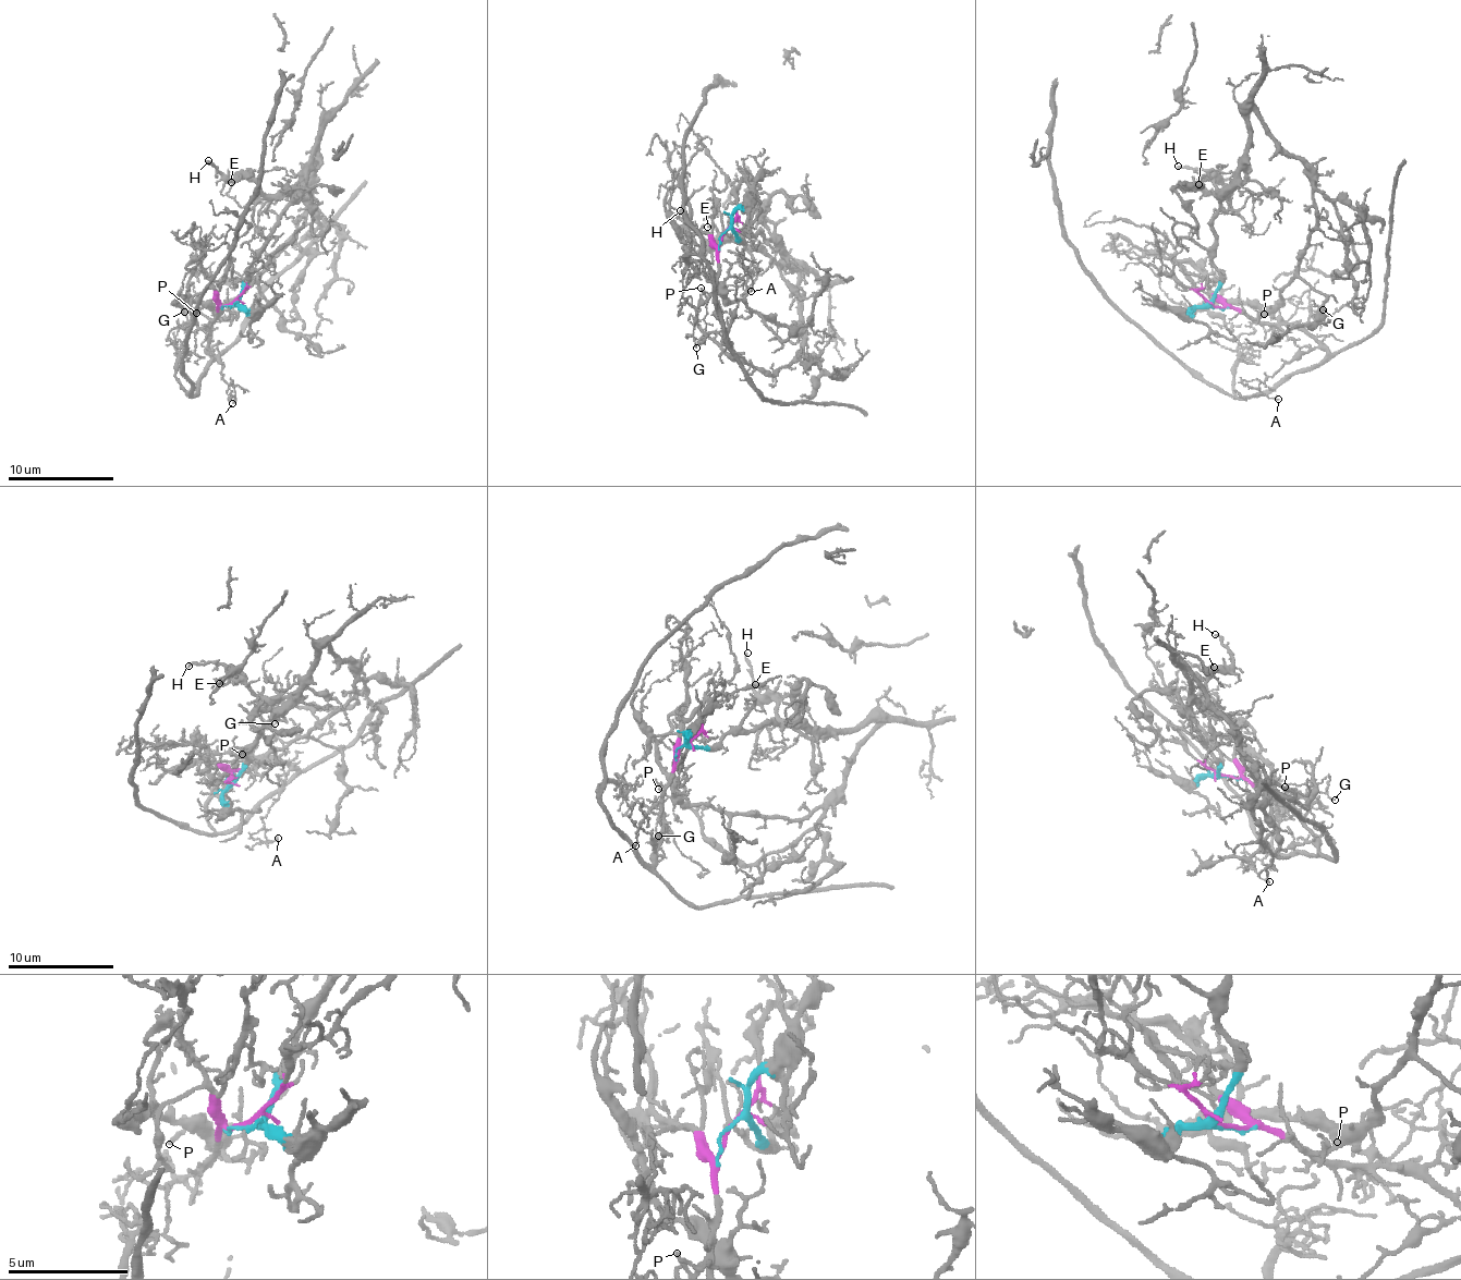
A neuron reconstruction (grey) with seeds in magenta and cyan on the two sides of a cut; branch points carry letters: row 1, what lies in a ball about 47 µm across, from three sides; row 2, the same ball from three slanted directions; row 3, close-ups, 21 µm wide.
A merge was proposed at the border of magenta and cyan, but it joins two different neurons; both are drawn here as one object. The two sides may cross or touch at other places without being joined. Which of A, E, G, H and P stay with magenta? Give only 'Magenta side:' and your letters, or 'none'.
Magenta side: A, G, P

